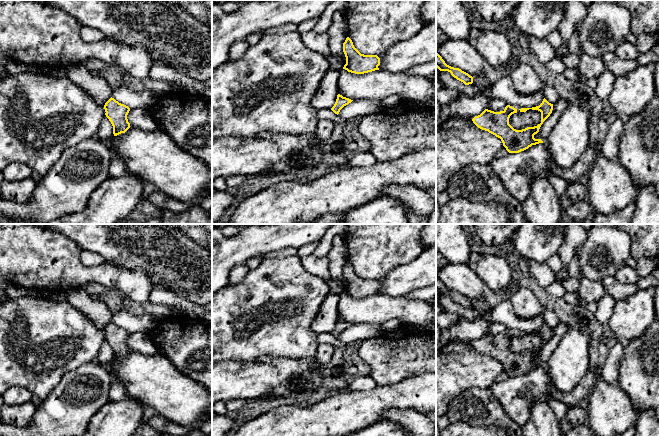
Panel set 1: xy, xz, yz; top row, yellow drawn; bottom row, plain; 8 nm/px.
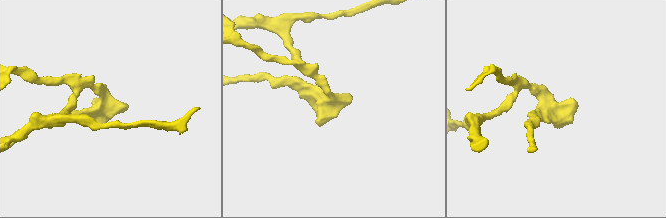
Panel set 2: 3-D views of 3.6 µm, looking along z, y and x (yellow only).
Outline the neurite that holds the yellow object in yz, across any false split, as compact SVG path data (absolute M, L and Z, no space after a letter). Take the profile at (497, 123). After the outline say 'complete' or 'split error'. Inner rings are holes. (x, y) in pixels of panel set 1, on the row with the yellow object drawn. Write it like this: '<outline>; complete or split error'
M545 98L539 106L532 108L521 108L520 112L527 110L538 110L541 112L541 123L534 127L527 127L522 130L516 130L509 124L509 118L512 114L517 113L517 109L507 105L503 111L494 112L485 109L480 115L475 116L472 121L480 129L500 138L503 146L509 153L519 153L539 143L541 139L535 139L534 135L539 132L543 122L550 116L553 110L553 104Z; complete

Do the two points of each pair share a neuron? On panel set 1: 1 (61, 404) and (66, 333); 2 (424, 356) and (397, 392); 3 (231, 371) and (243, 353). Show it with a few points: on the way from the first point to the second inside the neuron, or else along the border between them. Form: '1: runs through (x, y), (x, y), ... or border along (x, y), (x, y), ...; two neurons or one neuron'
1: border along (84, 364), (67, 371), (49, 394); two neurons
2: border along (425, 372), (404, 378), (394, 384), (384, 385); two neurons
3: border along (261, 356), (252, 360), (222, 361); two neurons

